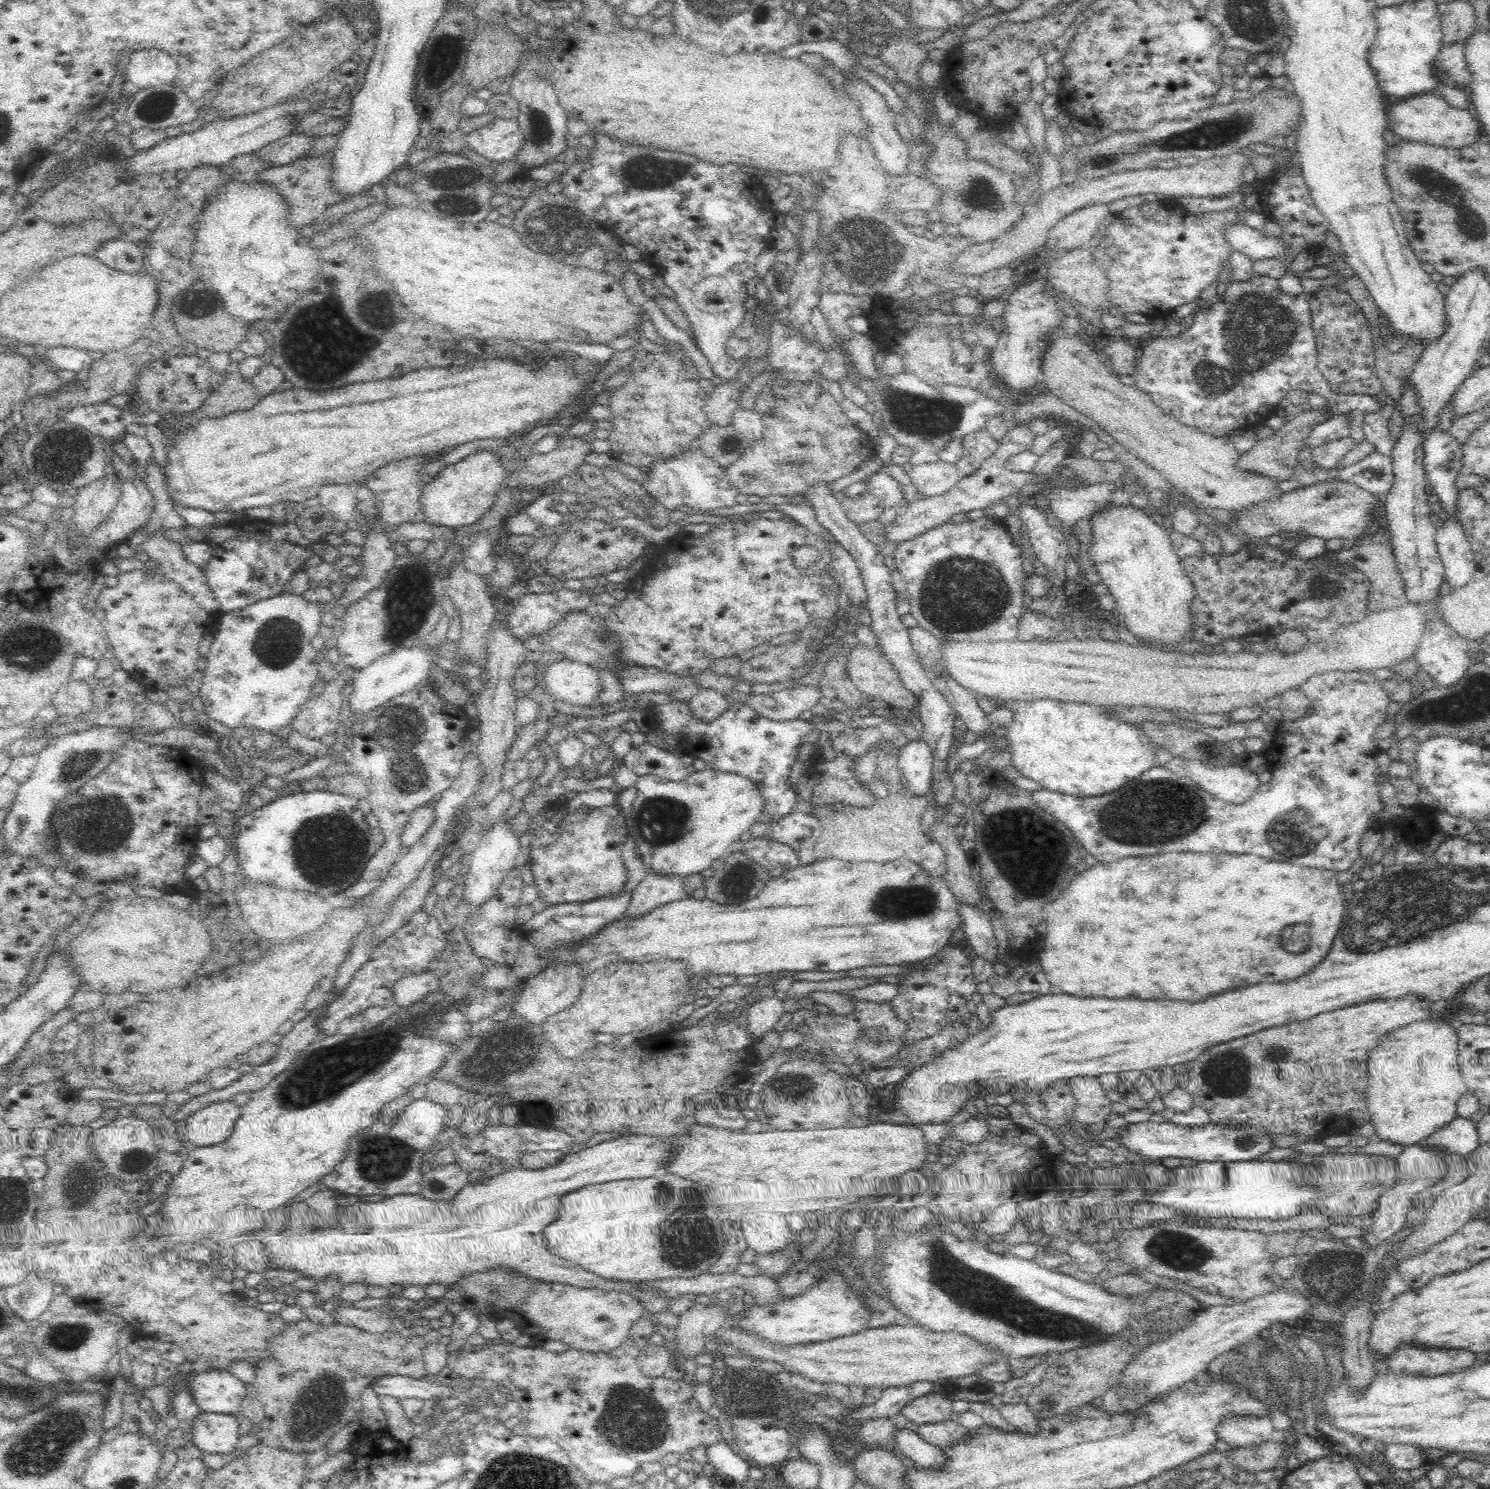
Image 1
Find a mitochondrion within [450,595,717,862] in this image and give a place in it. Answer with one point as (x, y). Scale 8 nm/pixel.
(662, 820)

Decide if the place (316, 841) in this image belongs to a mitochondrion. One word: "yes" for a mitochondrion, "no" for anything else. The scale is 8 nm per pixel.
yes

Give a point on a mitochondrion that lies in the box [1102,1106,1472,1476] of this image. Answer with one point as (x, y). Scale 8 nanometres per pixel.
(1179, 1252)

